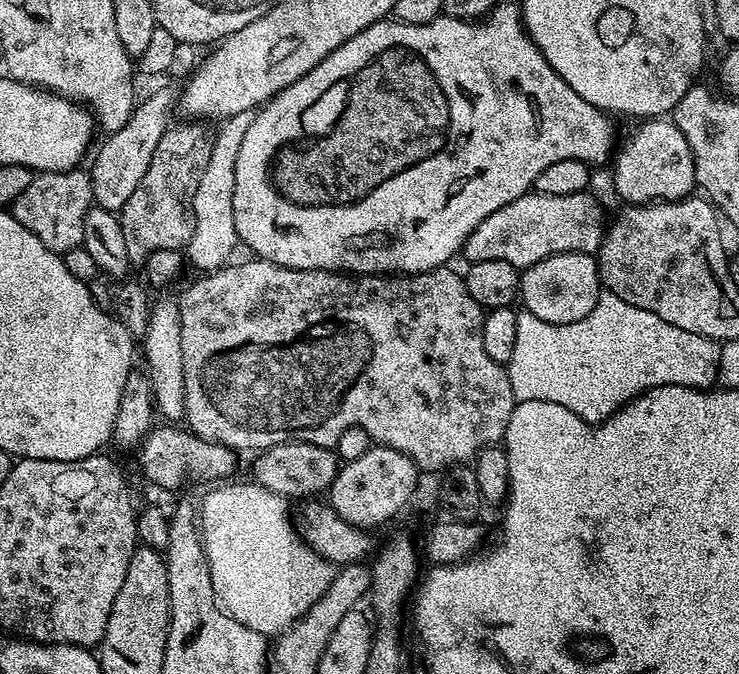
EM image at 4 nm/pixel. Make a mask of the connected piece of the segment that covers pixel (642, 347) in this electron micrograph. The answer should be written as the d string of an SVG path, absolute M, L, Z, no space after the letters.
M607 290L601 291L598 302L594 302L594 310L590 310L590 314L586 314L586 318L582 318L578 322L551 324L550 322L542 322L542 318L534 318L534 314L526 311L521 311L517 315L516 322L518 324L518 338L514 342L514 354L506 367L510 378L510 386L514 390L517 401L558 402L558 406L566 406L566 410L578 414L578 418L582 418L587 424L600 424L631 402L635 396L641 396L643 392L648 392L651 388L686 386L687 388L708 390L717 383L720 374L720 344L717 341L706 338L702 334L690 334L690 330L678 330L678 326L670 326L670 322L658 318L658 314L650 314L650 310L641 310L639 306L630 306L630 302L622 302L622 298L618 298L618 294Z

